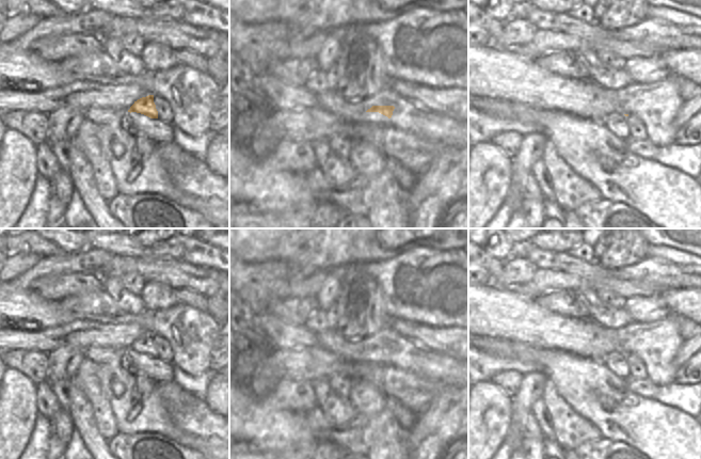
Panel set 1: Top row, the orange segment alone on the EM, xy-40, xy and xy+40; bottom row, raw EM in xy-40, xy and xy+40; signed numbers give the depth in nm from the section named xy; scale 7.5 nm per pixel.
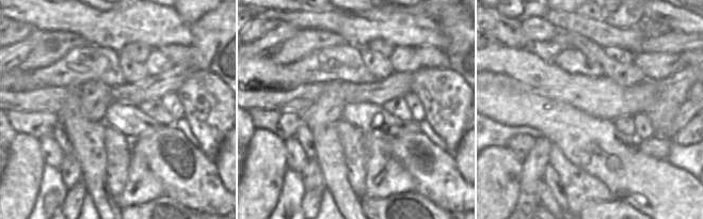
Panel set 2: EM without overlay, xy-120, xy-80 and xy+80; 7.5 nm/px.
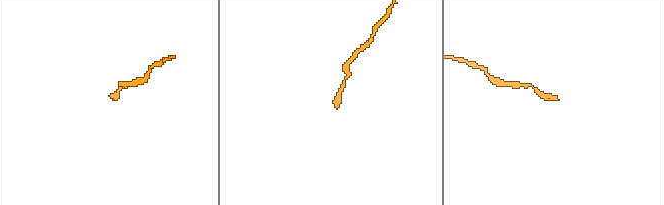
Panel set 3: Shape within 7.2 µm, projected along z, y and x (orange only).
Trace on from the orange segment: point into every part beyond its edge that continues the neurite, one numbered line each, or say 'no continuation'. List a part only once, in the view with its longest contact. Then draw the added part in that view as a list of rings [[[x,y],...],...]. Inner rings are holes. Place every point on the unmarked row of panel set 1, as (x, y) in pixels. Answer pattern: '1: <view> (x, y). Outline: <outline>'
1: xy (376, 362). Outline: [[[365,351],[361,365],[377,377],[386,379],[389,365],[387,358],[379,351]]]

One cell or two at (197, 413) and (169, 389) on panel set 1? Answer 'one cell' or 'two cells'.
one cell

